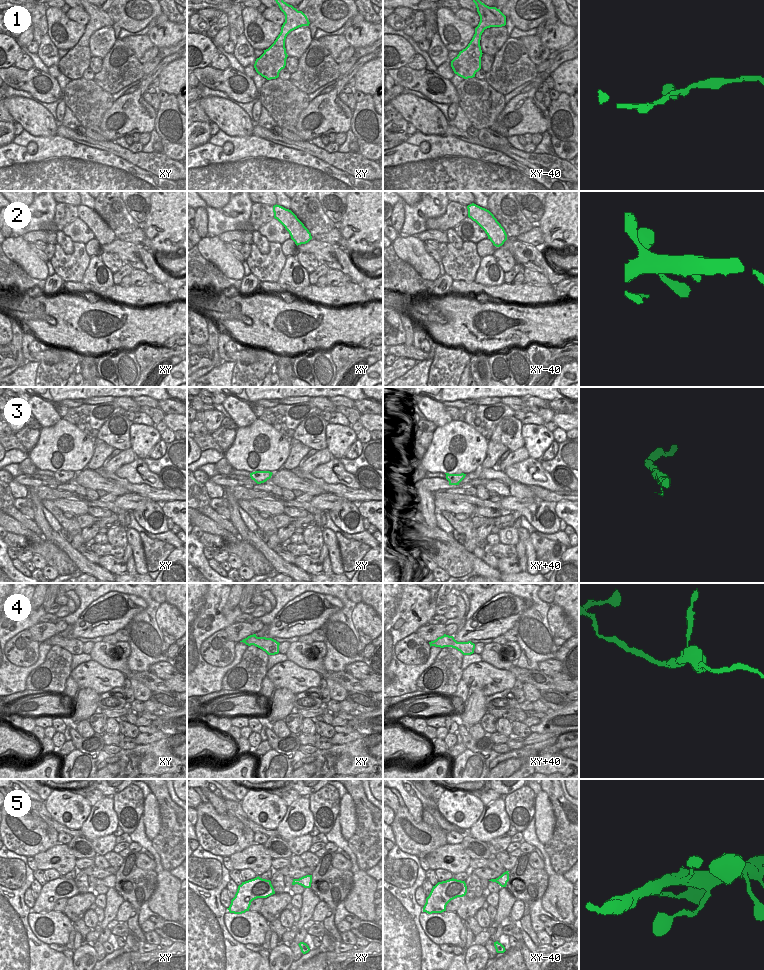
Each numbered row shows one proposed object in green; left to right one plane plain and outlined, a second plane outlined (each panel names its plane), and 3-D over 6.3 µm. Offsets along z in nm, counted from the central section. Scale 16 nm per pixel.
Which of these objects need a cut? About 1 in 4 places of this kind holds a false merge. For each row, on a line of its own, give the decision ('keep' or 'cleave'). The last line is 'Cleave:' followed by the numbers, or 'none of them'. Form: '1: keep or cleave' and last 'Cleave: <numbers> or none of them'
1: keep
2: cleave
3: keep
4: keep
5: keep
Cleave: 2

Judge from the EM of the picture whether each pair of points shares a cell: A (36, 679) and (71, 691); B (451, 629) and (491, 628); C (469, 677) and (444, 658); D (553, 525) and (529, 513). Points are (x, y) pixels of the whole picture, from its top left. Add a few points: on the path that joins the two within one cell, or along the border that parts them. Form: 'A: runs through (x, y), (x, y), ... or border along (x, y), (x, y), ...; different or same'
A: border along (70, 675), (66, 680), (65, 689), (61, 696); different
B: border along (456, 631), (452, 635); different
C: border along (463, 670), (460, 678); different
D: runs through (547, 522), (539, 514), (535, 513); same

